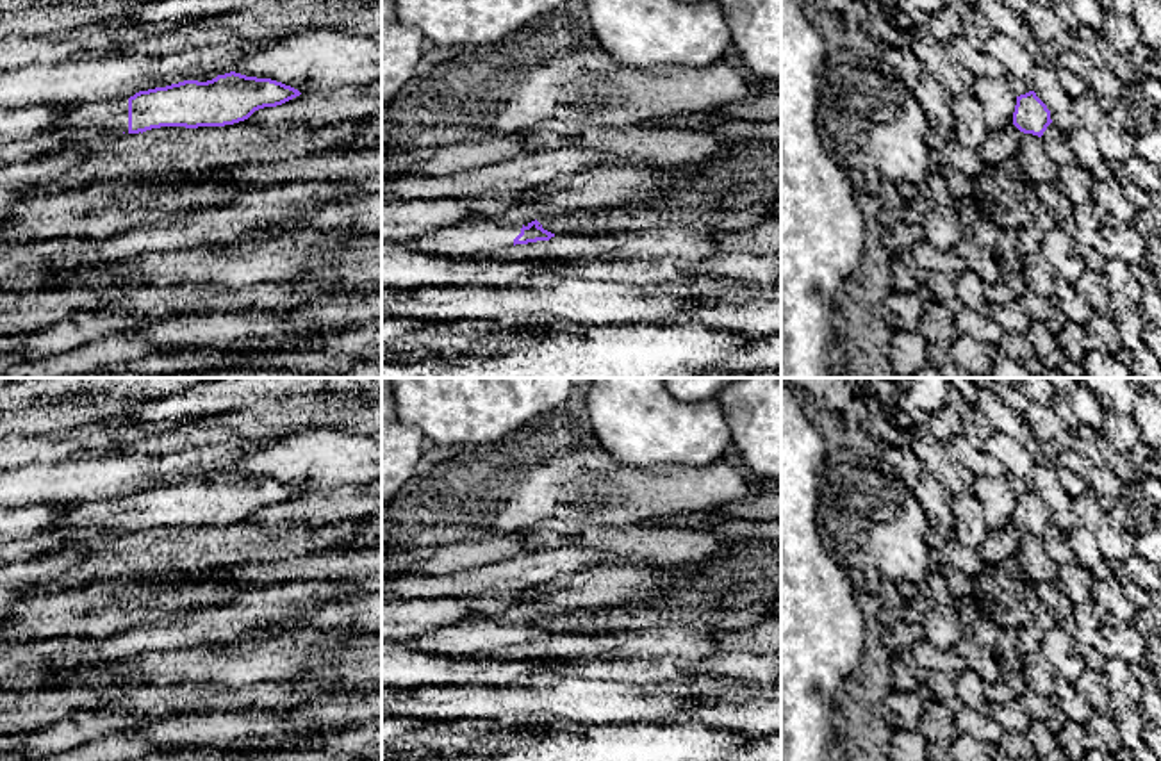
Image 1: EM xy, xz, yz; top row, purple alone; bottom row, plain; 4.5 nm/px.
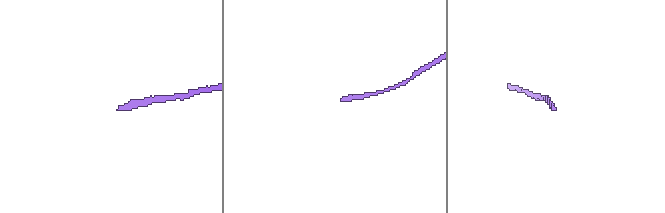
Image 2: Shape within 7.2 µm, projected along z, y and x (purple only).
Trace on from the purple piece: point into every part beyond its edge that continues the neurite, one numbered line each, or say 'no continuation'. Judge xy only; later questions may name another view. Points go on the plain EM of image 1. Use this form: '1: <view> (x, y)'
1: xy (86, 521)

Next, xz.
1: xz (477, 637)

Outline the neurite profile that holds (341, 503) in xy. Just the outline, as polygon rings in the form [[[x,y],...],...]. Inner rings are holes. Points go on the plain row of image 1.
[[[341,485],[300,495],[255,510],[248,520],[266,526],[271,533],[287,535],[305,526],[325,526],[342,520],[367,519],[382,511],[382,494],[369,485]]]

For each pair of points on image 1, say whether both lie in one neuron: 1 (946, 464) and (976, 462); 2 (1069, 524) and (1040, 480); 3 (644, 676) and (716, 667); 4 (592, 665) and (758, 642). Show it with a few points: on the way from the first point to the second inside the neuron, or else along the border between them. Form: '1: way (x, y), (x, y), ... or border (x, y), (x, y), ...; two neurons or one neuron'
1: border (947, 444), (976, 476); two neurons
2: way (1062, 514), (1062, 505), (1049, 490); one neuron
3: way (662, 670), (698, 669); one neuron
4: border (717, 651), (744, 651), (758, 656); two neurons

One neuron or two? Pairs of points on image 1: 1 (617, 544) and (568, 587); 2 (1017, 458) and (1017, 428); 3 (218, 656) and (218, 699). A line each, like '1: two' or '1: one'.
1: two
2: two
3: two

